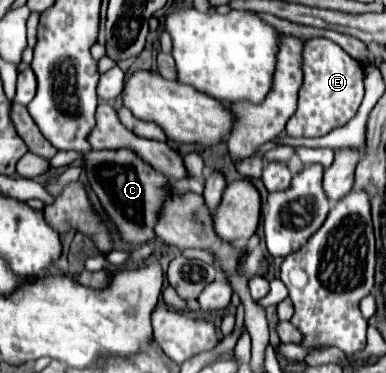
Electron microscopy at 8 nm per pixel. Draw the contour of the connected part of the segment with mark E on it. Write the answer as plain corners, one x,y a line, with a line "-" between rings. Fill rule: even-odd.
312,38
304,46
302,70
304,84
300,88
298,110
286,124
288,136
324,136
356,116
364,98
364,70
358,60
328,38

